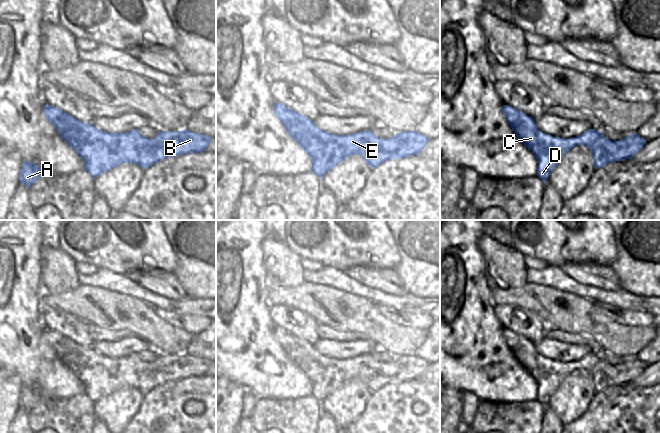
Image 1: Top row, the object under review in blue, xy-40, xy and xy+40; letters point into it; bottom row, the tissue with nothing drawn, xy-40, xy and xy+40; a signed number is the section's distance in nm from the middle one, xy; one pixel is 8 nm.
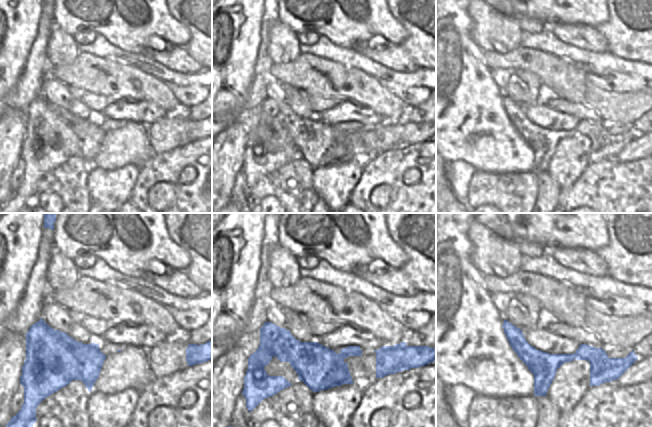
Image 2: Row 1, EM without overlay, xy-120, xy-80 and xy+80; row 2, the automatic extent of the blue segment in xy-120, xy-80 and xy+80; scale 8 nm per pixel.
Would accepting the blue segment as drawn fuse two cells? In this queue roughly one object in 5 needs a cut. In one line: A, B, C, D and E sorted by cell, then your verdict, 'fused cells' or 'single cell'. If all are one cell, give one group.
groups A C D E / B; fused cells

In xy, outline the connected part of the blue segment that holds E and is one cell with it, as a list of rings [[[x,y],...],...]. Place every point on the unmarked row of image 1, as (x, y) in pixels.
[[[274,327],[274,338],[290,361],[312,382],[312,396],[320,403],[341,385],[351,379],[363,381],[369,369],[375,370],[366,362],[366,355],[333,359],[281,327]]]

